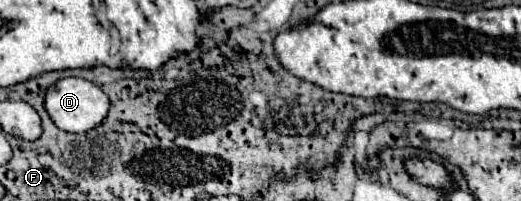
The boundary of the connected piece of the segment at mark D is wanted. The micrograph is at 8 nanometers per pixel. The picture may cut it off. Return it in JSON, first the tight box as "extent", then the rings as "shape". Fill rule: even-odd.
{"extent":[44,78,110,134],"shape":[[[62,78],[54,86],[48,88],[44,106],[46,106],[52,122],[60,130],[82,134],[82,132],[88,132],[88,130],[102,124],[102,120],[108,116],[110,100],[96,84],[92,84],[92,82],[84,80],[84,78]]]}

